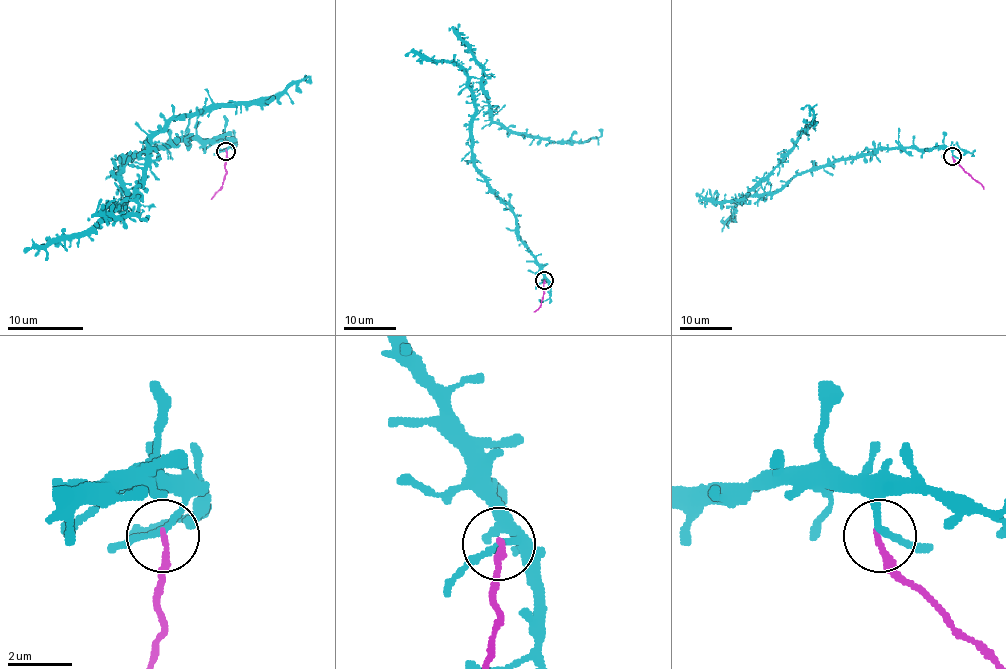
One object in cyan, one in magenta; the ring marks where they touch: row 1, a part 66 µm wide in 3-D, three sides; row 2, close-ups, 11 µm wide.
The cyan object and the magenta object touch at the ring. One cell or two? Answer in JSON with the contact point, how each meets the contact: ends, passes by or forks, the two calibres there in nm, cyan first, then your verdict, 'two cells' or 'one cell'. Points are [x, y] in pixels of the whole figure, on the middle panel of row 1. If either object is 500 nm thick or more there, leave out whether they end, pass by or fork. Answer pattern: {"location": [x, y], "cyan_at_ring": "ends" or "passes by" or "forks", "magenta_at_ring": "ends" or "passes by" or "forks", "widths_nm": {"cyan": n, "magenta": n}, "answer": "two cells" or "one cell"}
{"location": [544, 280], "cyan_at_ring": "passes by", "magenta_at_ring": "ends", "widths_nm": {"cyan": 190, "magenta": 190}, "answer": "two cells"}

